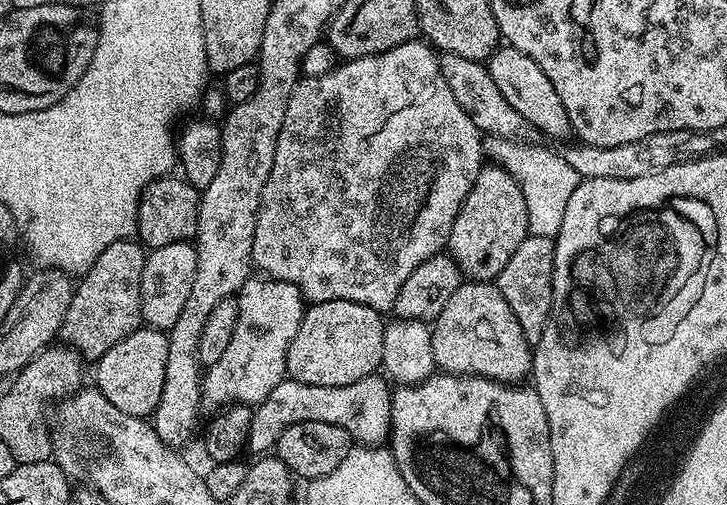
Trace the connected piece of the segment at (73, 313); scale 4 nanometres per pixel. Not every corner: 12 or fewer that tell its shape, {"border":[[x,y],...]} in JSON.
{"border":[[106,247],[79,277],[59,339],[100,360],[141,327],[145,249]]}

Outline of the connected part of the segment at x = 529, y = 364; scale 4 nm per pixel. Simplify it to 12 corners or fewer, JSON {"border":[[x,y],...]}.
{"border":[[464,282],[432,329],[436,368],[515,385],[534,348],[492,282]]}

